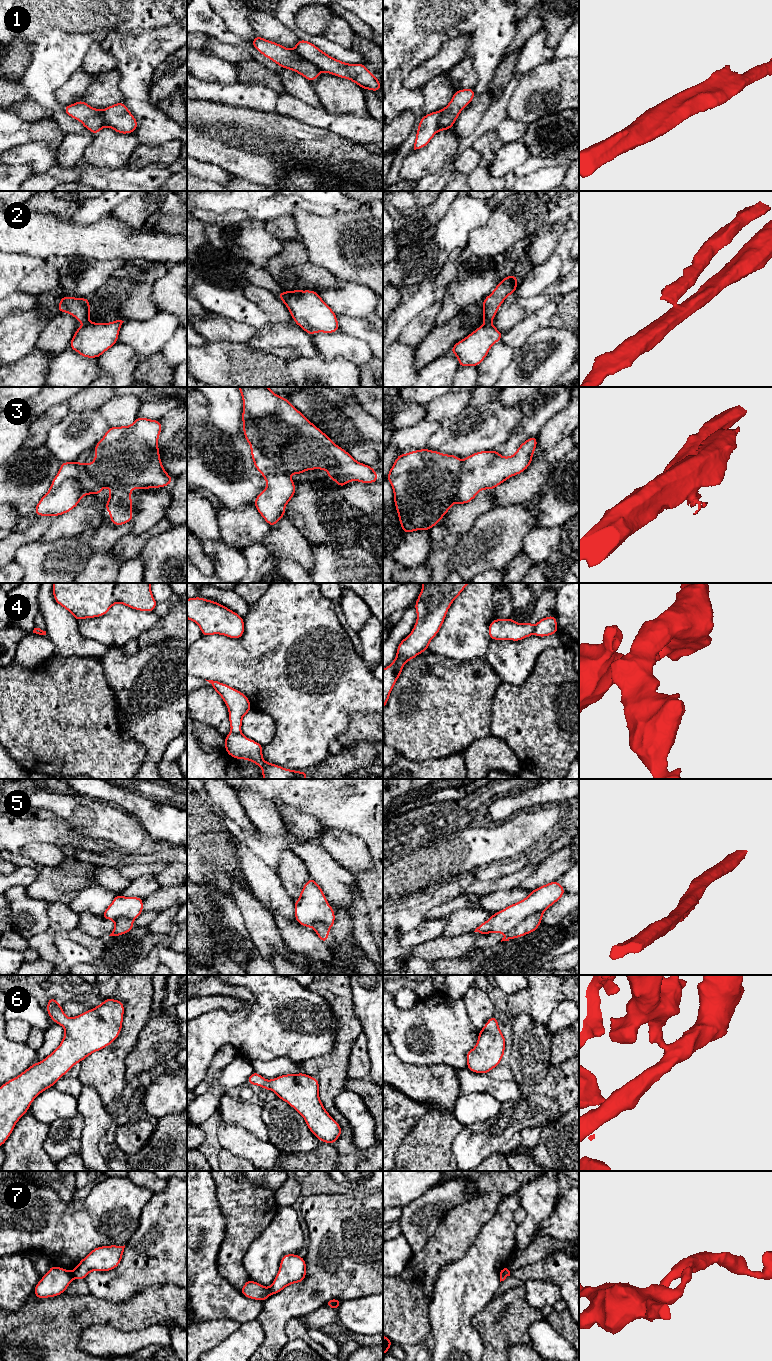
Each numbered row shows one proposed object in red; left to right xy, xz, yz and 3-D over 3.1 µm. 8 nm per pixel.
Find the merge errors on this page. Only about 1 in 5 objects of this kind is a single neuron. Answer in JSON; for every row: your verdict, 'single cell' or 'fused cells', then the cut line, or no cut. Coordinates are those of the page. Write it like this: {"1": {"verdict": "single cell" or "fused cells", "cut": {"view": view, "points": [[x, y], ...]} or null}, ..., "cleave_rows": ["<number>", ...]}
{"1": {"verdict": "fused cells", "cut": {"view": "xz", "points": [[293, 50], [319, 70]]}}, "2": {"verdict": "fused cells", "cut": {"view": "xy", "points": [[88, 323], [83, 326]]}}, "3": {"verdict": "fused cells", "cut": {"view": "yz", "points": [[462, 462], [457, 498], [454, 502]]}}, "4": {"verdict": "fused cells", "cut": {"view": "xz", "points": [[231, 731], [240, 733]]}}, "5": {"verdict": "fused cells", "cut": {"view": "yz", "points": [[543, 910], [530, 914], [509, 934]]}}, "6": {"verdict": "single cell", "cut": null}, "7": {"verdict": "fused cells", "cut": {"view": "xz", "points": [[268, 1288], [271, 1294]]}}, "cleave_rows": ["1", "2", "3", "4", "5", "7"]}

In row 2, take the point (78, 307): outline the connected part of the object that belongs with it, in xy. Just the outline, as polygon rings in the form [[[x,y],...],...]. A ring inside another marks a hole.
[[[64,296],[60,298],[57,311],[73,315],[74,318],[81,321],[82,325],[84,326],[88,324],[88,319],[91,316],[89,309],[90,302],[88,298]]]

